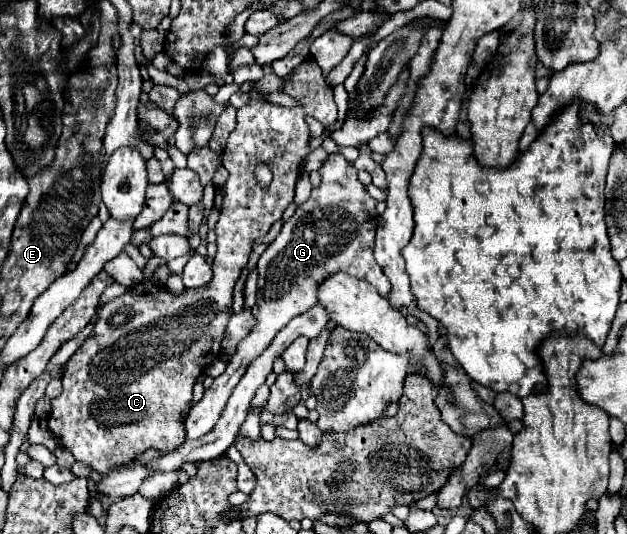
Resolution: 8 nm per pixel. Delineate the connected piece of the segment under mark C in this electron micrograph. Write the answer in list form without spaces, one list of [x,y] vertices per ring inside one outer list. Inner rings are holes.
[[[313,59],[303,61],[289,75],[283,93],[301,101],[303,107],[277,107],[267,103],[261,93],[251,91],[251,101],[245,107],[237,109],[237,127],[231,131],[221,155],[221,163],[229,171],[229,179],[223,187],[223,211],[215,229],[217,257],[213,265],[213,281],[201,289],[187,289],[183,295],[173,295],[165,287],[155,285],[153,281],[141,281],[133,285],[125,295],[109,303],[101,303],[97,309],[97,323],[93,331],[65,365],[65,373],[61,379],[63,393],[51,399],[49,429],[57,437],[57,441],[75,455],[77,461],[89,465],[101,475],[107,475],[107,471],[115,465],[135,461],[137,455],[141,455],[149,447],[171,453],[185,441],[181,411],[191,403],[193,385],[197,383],[197,377],[221,353],[223,333],[231,317],[233,287],[249,261],[253,241],[263,237],[271,229],[271,225],[281,219],[283,211],[293,203],[295,183],[301,173],[301,161],[309,155],[311,135],[305,117],[313,115],[323,125],[333,125],[337,121],[333,89],[325,83],[319,65]],[[261,157],[271,157],[267,161],[273,171],[273,183],[269,185],[269,189],[263,189],[255,183],[253,171]]]

